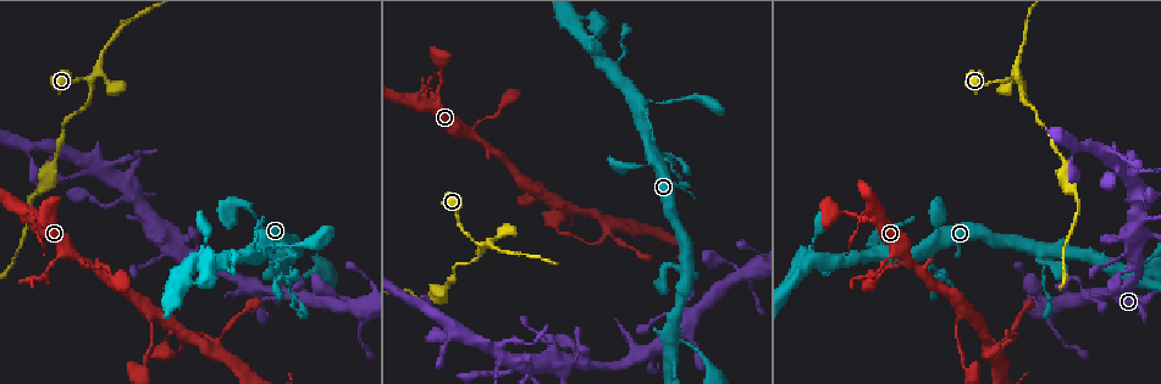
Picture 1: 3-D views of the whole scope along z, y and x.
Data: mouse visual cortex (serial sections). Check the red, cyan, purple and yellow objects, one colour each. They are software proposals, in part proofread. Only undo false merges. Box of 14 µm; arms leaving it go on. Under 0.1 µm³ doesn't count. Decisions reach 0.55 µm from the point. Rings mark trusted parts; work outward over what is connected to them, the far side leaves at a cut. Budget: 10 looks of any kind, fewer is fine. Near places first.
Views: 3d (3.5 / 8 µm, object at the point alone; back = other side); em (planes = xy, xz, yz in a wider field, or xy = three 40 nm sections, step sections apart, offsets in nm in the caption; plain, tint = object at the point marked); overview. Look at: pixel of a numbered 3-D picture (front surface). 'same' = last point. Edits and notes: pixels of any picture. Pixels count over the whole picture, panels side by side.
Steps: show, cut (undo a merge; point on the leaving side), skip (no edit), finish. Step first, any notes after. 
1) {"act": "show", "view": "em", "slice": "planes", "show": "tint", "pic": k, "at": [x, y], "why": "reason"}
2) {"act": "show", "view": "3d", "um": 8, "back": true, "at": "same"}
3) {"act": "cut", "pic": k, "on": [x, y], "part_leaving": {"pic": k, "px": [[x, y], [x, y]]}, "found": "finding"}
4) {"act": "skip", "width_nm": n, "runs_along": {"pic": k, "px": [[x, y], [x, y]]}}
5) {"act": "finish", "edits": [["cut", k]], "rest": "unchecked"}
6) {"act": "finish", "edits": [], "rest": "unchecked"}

{"act": "show", "view": "3d", "um": 8, "pic": 1, "at": [89, 77], "why": "looks like a crossing"}

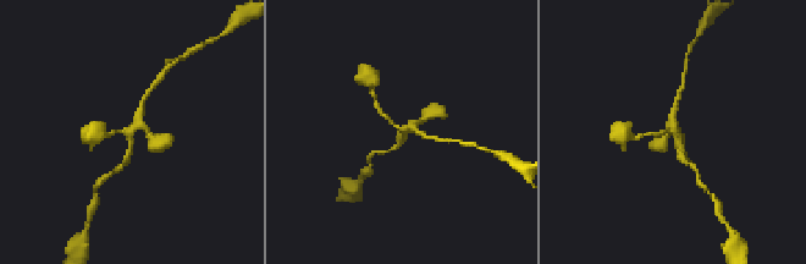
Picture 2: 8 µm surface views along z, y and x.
{"act": "show", "view": "3d", "um": 3.5, "pic": 2, "at": [676, 134]}

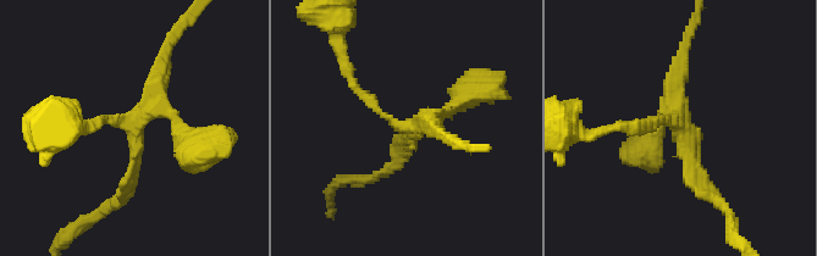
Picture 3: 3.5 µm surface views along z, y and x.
{"act": "skip", "runs_along": {"pic": 3, "px": [[620, 126], [674, 118], [711, 194]]}, "found": "continuous, no second cell"}

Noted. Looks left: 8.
{"act": "show", "view": "3d", "um": 3.5, "pic": 1, "at": [934, 253], "why": "three arms meet"}

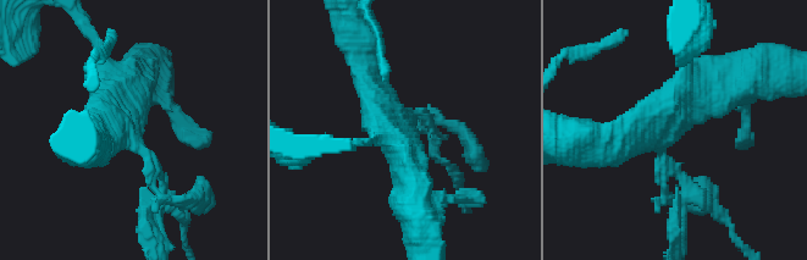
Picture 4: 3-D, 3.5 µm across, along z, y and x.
{"act": "show", "view": "em", "slice": "xy", "step": 3, "show": "tint", "pic": 4, "at": [401, 122], "arms": 3, "arm_widths_nm": [150, 300, 450]}

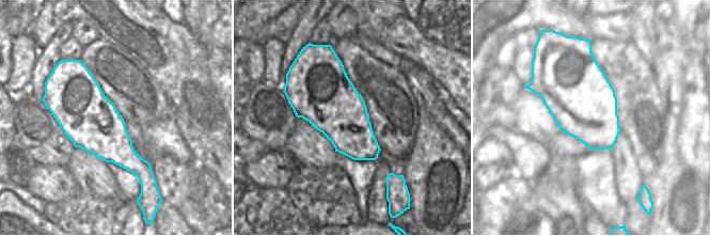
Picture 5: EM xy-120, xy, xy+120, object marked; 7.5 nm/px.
{"act": "skip", "runs_along": {"pic": 4, "px": [[724, 84], [662, 140], [690, 189]]}, "found": "continuous, no second cell"}

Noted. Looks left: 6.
{"act": "show", "view": "3d", "um": 3.5, "back": true, "pic": 1, "at": [205, 274], "why": "sudden change in width"}

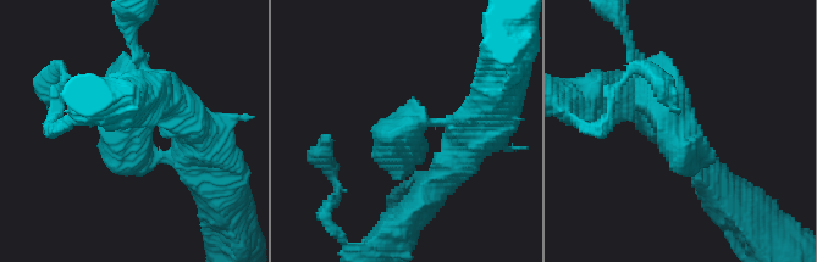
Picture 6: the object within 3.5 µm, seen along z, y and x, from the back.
{"act": "show", "view": "em", "slice": "xy", "step": 5, "show": "tint", "pic": 6, "at": [133, 140], "why": "now the EM"}

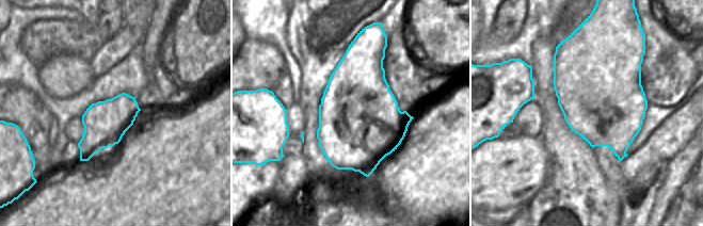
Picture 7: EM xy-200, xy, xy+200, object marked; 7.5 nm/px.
{"act": "skip", "runs_along": {"pic": 6, "px": [[198, 138], [145, 154], [104, 82]]}, "found": "all the same cell"}

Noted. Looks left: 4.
{"act": "show", "view": "3d", "um": 3.5, "pic": 1, "at": [216, 351], "why": "two arms in line, one across"}

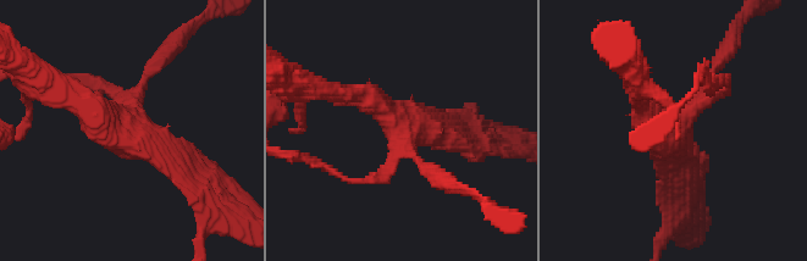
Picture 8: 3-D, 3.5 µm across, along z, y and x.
{"act": "show", "view": "em", "slice": "xy", "step": 1, "show": "tint", "pic": 8, "at": [123, 128], "why": "shape alone is not enough"}

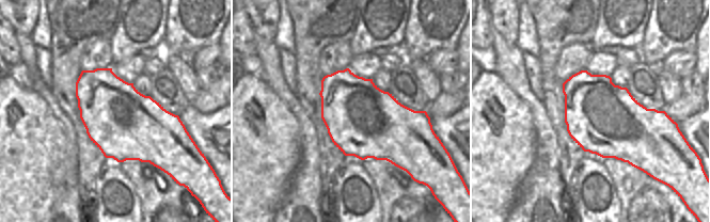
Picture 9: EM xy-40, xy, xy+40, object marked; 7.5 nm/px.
{"act": "skip", "runs_along": {"pic": 8, "px": [[65, 88], [193, 171]]}, "found": "one cell here"}

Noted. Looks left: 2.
{"act": "finish", "edits": [], "rest": "unchecked"}

